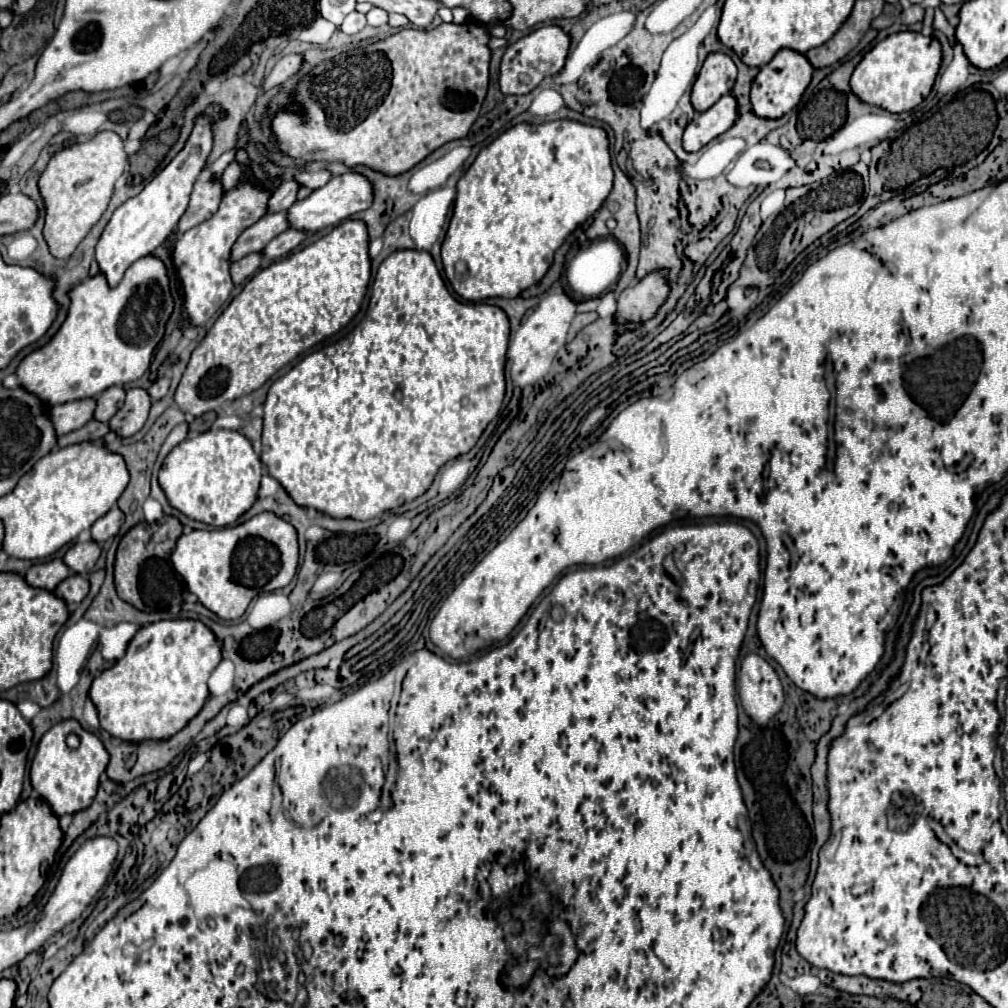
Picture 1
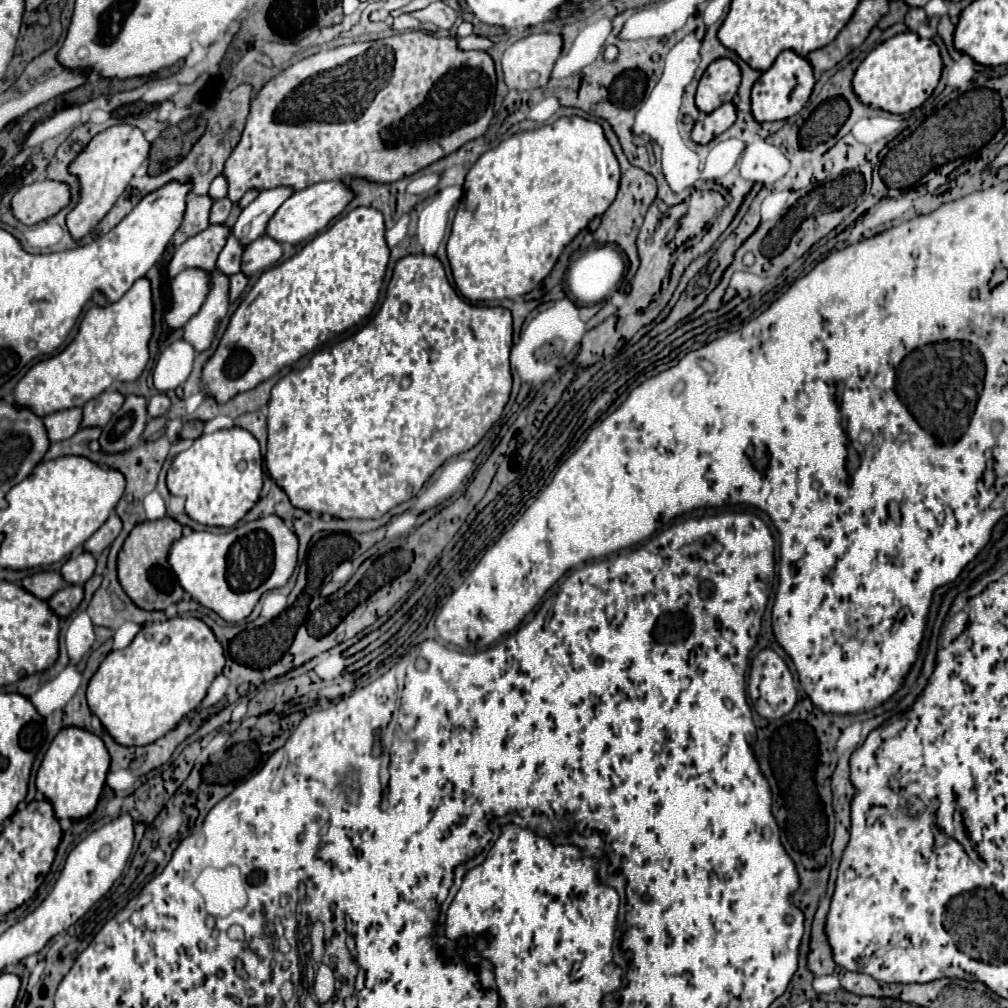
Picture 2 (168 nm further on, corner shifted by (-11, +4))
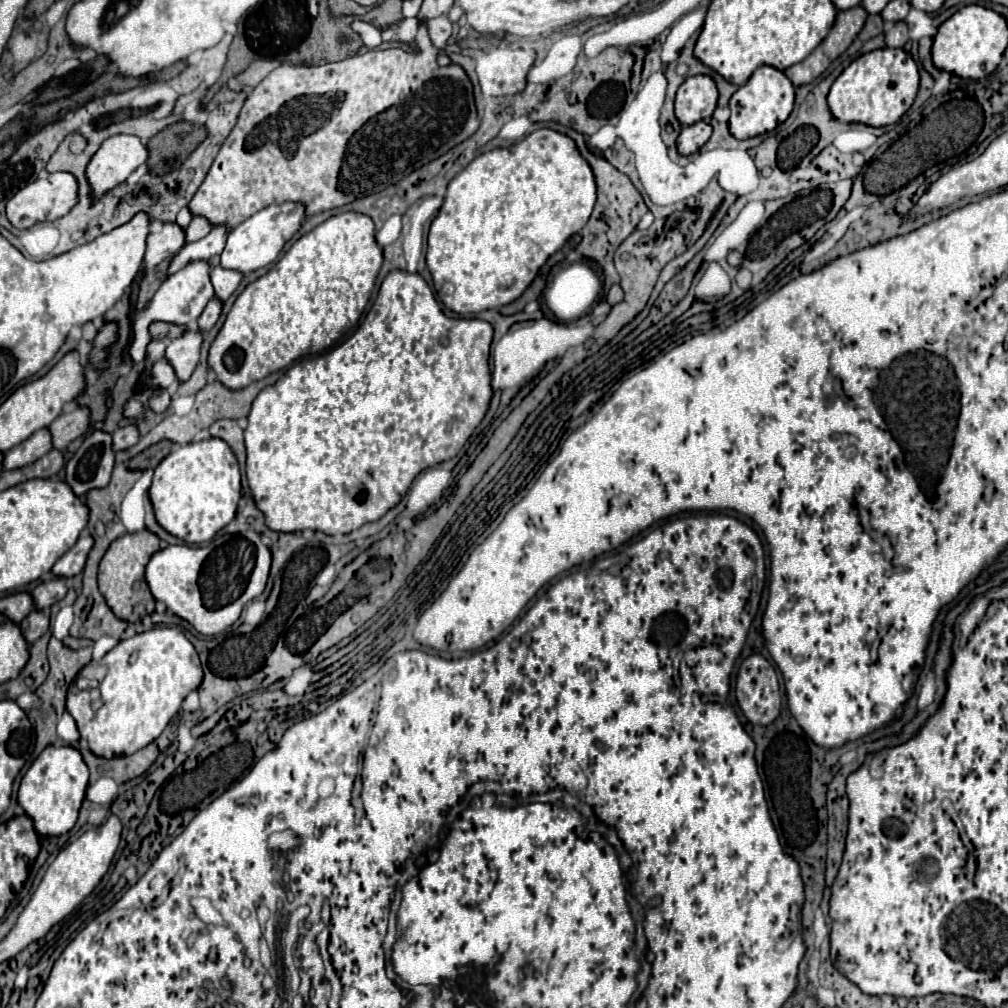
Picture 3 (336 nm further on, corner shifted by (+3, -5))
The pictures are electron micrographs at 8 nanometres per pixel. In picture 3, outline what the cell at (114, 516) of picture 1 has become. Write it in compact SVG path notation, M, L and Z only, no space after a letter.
M84 530L84 532L80 534L78 542L54 564L52 574L54 574L56 578L72 578L72 576L76 576L78 572L82 572L82 568L84 568L84 564L86 564L86 556L88 556L92 544L94 544L94 540L92 540L90 532Z

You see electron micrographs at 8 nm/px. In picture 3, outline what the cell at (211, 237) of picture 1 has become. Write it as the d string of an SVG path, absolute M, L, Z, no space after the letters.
M186 332L182 338L168 342L166 360L170 362L178 382L186 382L192 376L200 356L200 344L202 344L200 332Z

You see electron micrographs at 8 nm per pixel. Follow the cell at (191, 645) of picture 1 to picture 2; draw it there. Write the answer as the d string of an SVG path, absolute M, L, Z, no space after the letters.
M174 617L162 623L150 623L140 629L140 633L126 649L112 651L104 659L104 663L88 683L88 705L92 713L102 721L106 731L116 739L116 743L128 747L148 745L174 729L182 717L186 717L202 703L214 677L222 673L224 663L224 649L204 621L196 617Z

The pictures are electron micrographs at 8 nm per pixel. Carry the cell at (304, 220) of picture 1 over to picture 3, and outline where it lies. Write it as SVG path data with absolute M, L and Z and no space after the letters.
M282 202L282 204L272 204L270 208L264 208L262 212L256 212L248 220L244 220L238 228L234 228L228 238L226 246L220 254L220 266L226 270L236 270L240 274L264 268L272 264L284 244L292 238L292 234L300 228L304 222L304 206L294 204L294 202Z

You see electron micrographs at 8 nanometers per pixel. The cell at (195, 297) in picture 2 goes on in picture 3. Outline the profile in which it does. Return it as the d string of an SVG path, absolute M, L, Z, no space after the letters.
M202 260L202 262L192 262L188 264L186 268L182 268L180 272L168 276L162 286L158 288L158 292L154 294L154 298L148 302L148 306L136 316L134 324L132 324L132 344L128 348L128 354L132 358L140 356L138 360L142 362L144 358L144 348L148 346L150 342L150 334L148 334L148 326L154 322L154 320L164 320L164 322L174 322L174 324L190 324L194 326L198 316L202 314L202 310L206 308L208 300L214 296L214 290L212 290L212 284L210 284L210 270L208 270L208 264Z

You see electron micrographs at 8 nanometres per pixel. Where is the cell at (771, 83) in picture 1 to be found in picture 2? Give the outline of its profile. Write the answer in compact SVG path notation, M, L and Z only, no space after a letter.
M782 51L774 65L760 75L760 79L752 87L752 113L756 121L778 121L788 119L796 115L806 101L810 99L810 93L814 89L814 69L810 61L796 51Z

